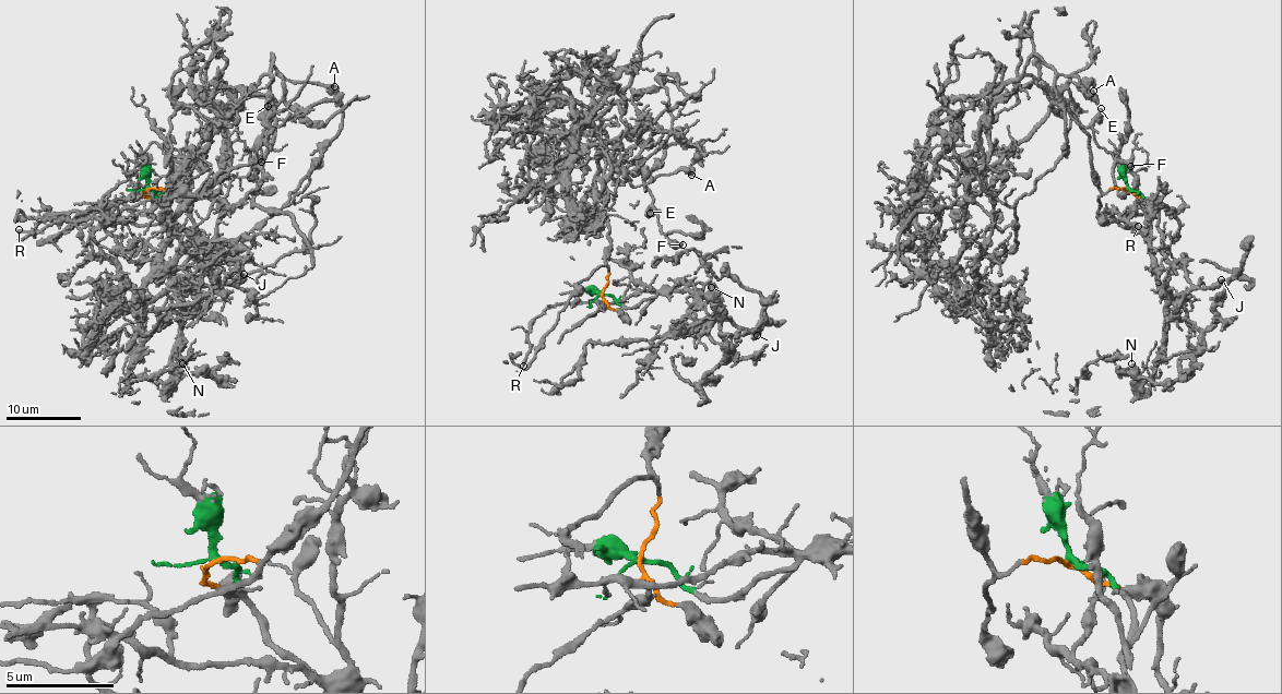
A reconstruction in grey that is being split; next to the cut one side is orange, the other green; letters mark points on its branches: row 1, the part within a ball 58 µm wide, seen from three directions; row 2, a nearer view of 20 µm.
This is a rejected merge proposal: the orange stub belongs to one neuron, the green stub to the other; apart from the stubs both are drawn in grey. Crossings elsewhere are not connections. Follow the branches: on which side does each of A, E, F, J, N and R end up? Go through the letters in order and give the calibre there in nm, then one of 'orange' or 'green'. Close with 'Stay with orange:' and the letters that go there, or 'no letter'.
A: calibre 280 nm; orange
E: calibre 480 nm; orange
F: calibre 380 nm; orange
J: calibre 500 nm; green
N: calibre 600 nm; green
R: calibre 200 nm; green
Stay with orange: A, E, F

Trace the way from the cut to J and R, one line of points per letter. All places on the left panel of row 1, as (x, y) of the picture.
J: (147, 188), (198, 240), (204, 264), (145, 307), (133, 375), (166, 382), (175, 377), (176, 320), (242, 273)
R: (147, 188), (154, 190), (164, 214), (182, 227), (131, 224), (87, 211), (58, 213), (32, 231), (19, 229)

